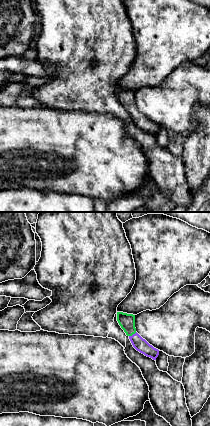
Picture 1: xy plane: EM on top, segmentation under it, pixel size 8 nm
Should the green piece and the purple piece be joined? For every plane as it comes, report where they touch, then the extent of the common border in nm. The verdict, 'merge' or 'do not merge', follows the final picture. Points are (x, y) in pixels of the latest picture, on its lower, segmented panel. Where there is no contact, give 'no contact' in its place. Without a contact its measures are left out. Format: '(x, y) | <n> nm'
(132, 334) | 70 nm

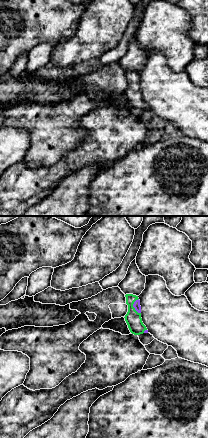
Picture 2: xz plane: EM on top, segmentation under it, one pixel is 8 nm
(132, 306) | 130 nm

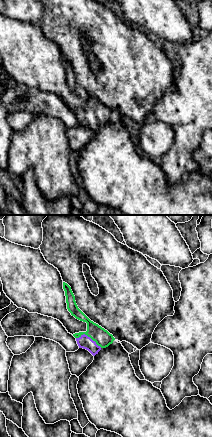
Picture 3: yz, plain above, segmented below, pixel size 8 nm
(89, 336) | 220 nm

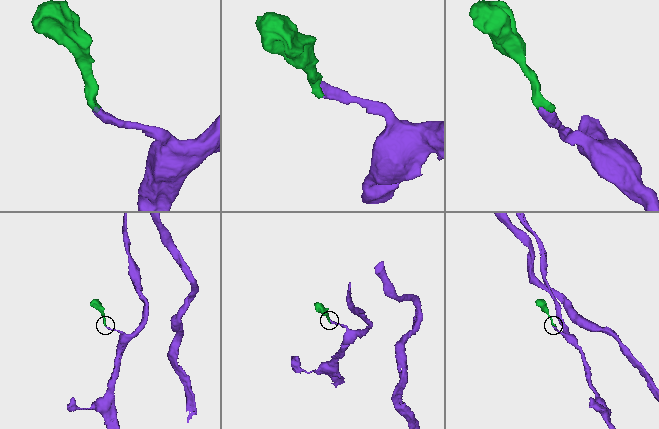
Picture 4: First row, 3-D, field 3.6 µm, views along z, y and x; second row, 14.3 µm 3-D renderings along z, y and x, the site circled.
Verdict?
merge

